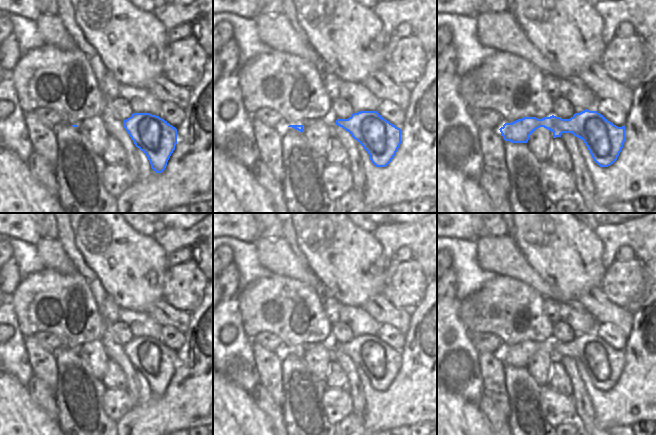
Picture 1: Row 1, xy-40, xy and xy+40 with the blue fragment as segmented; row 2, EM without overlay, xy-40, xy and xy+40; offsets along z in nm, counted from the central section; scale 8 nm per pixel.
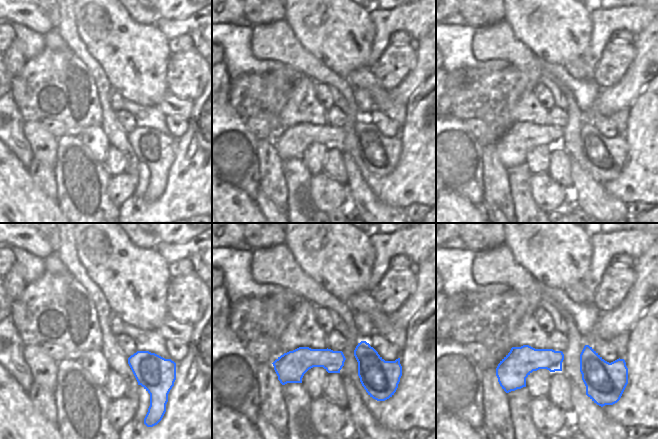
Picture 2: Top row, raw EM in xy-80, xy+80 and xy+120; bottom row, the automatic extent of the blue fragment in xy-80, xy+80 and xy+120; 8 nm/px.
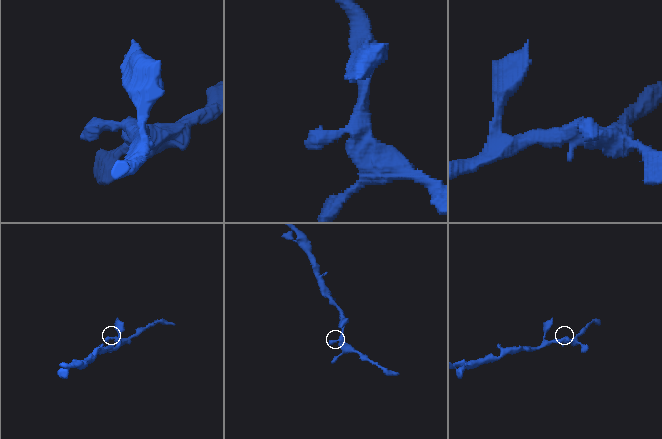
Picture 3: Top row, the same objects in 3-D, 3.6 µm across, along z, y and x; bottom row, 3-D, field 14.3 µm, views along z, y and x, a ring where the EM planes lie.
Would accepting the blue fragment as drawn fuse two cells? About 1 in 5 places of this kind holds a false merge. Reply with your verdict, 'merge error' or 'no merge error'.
no merge error

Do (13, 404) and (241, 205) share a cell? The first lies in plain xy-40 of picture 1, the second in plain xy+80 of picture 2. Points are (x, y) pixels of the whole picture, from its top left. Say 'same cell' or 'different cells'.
same cell

